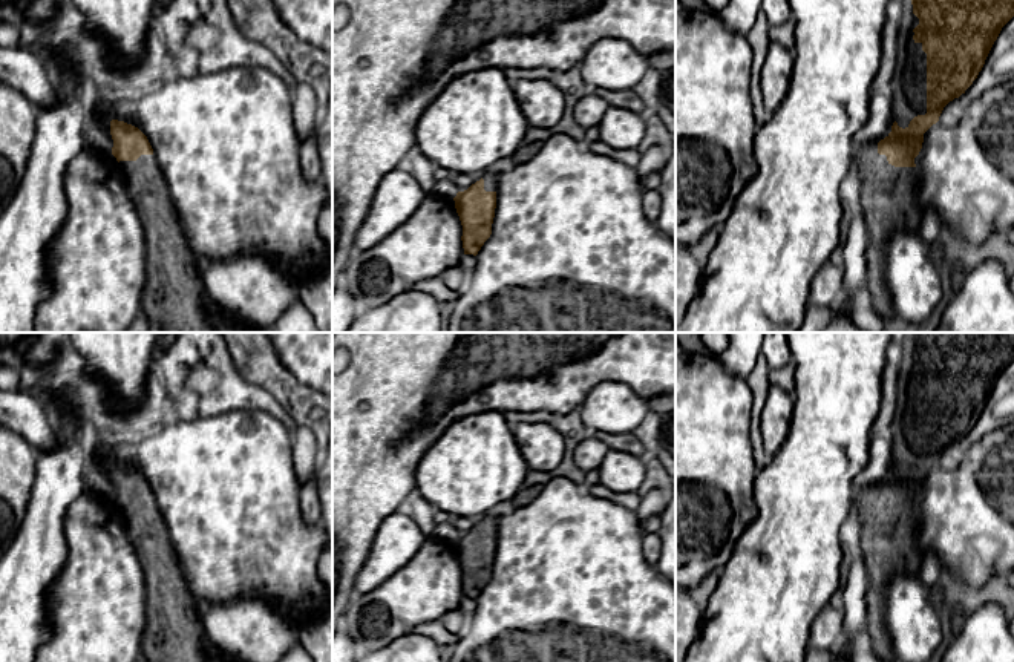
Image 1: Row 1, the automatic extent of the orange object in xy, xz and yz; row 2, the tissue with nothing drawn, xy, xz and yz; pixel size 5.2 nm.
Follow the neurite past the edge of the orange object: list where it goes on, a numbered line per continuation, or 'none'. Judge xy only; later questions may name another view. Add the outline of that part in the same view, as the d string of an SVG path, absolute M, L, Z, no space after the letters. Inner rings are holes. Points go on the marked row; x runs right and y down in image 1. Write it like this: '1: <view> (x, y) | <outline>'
1: xy (175, 298) | M153 155L136 161L119 161L121 175L146 234L147 279L142 293L142 314L164 333L218 333L224 325L219 306L205 291L181 219L173 205L165 178Z

